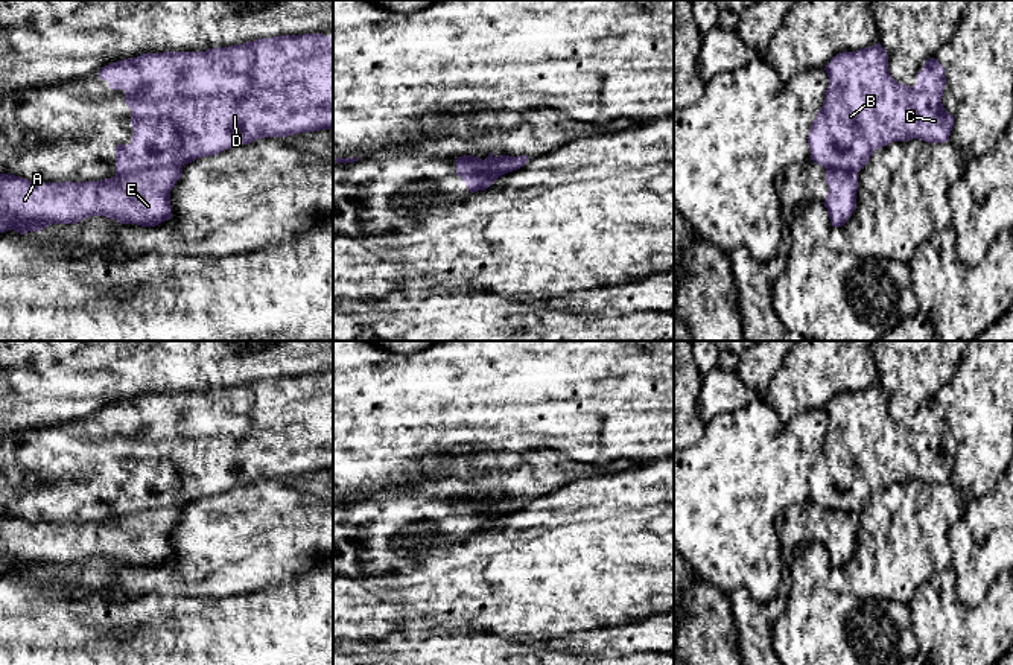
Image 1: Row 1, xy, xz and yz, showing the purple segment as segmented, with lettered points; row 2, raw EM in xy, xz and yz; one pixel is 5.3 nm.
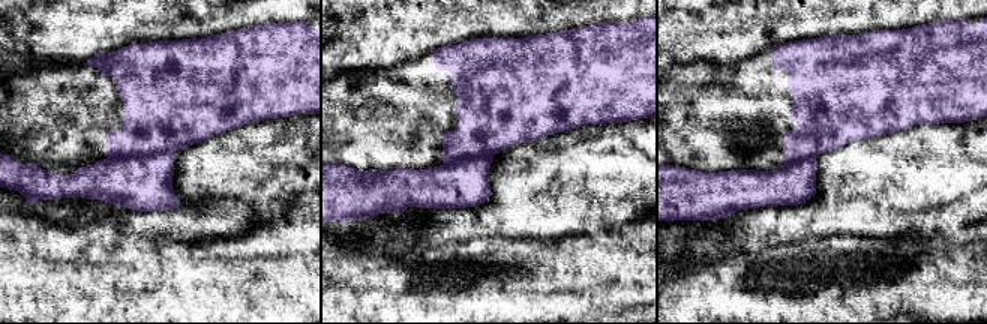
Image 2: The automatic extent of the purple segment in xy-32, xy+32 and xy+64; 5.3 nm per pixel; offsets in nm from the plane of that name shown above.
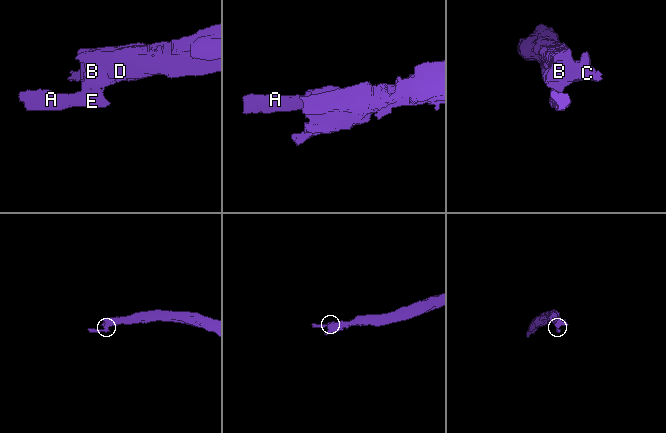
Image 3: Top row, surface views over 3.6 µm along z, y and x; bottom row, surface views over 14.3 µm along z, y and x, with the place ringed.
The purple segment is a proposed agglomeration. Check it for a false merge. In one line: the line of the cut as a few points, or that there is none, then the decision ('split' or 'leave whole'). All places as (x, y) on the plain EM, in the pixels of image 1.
xy (180, 507), (155, 507), (116, 518) | split

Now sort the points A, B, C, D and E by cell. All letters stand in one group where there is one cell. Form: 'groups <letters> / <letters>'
groups A E / B C D

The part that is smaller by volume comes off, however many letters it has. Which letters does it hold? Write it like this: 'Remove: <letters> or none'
Remove: A, E

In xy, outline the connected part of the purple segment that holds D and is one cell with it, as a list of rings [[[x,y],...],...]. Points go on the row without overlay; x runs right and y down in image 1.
[[[304,374],[304,376],[280,376],[246,382],[243,385],[214,388],[205,393],[164,393],[143,394],[137,399],[122,400],[108,405],[99,411],[99,418],[110,423],[111,431],[125,432],[125,444],[131,450],[131,466],[134,475],[129,485],[116,487],[116,517],[148,511],[155,508],[183,508],[201,498],[218,496],[224,490],[237,485],[248,485],[265,478],[287,478],[300,473],[312,473],[333,469],[333,376]]]

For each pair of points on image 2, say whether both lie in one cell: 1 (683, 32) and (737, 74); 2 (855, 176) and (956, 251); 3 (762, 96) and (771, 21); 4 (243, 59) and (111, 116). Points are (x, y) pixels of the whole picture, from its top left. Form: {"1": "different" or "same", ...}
{"1": "different", "2": "different", "3": "different", "4": "same"}

